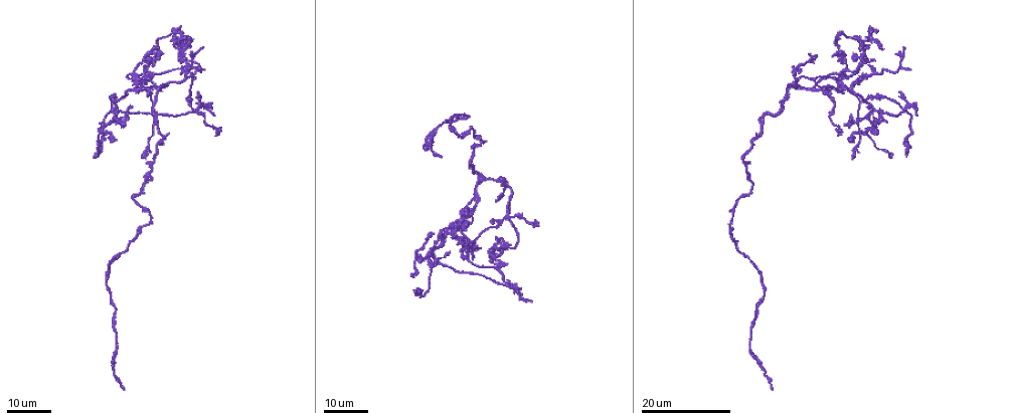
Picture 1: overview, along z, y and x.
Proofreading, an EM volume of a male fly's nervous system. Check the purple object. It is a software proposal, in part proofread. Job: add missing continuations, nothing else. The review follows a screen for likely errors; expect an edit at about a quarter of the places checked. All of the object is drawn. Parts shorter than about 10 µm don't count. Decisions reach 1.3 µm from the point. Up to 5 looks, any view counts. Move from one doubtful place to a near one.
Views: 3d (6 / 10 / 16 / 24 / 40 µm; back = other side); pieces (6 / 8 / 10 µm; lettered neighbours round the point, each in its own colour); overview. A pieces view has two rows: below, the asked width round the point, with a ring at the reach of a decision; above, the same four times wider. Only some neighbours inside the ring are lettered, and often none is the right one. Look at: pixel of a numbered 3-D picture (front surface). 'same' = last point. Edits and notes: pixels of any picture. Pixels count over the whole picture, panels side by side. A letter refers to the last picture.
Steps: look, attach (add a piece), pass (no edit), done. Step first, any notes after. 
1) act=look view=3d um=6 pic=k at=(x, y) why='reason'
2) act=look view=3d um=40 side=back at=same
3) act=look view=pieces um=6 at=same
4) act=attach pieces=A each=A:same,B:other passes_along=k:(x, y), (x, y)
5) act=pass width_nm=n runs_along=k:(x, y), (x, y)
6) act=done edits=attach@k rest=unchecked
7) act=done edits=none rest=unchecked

act=look view=3d um=16 pic=1 at=(215, 113) why='long arm stops here'

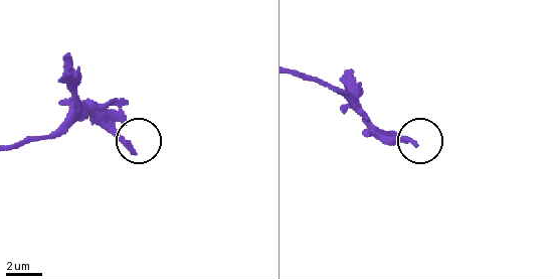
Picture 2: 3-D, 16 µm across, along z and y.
act=look view=pieces um=10 pic=2 at=(133, 150) why='see the neighbours'

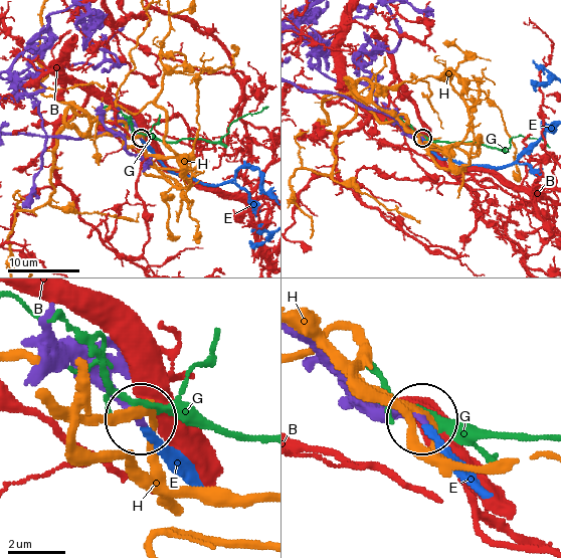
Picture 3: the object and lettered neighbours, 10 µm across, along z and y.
act=attach pieces=E each=B:other,E:same,G:other,H:other found='it goes on there'

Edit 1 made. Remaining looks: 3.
act=look view=3d um=24 pic=1 at=(205, 68) why='branch stops here'

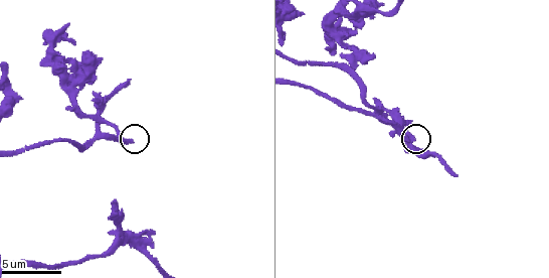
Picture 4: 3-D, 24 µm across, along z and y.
act=look view=pieces um=6 pic=4 at=(130, 142) why='what lies round it'

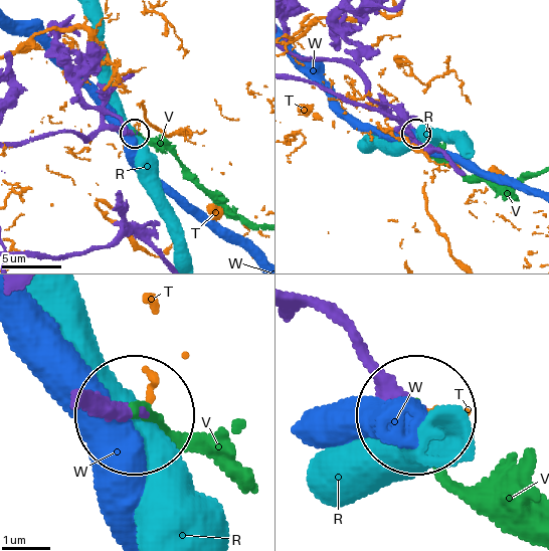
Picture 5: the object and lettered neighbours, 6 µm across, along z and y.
act=attach pieces=V each=R:other,T:other,V:same,W:other passes_along=5:(77, 394), (170, 430) found='it goes on there'

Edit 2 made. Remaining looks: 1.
act=done edits=attach@3,attach@5 rest=unchecked

